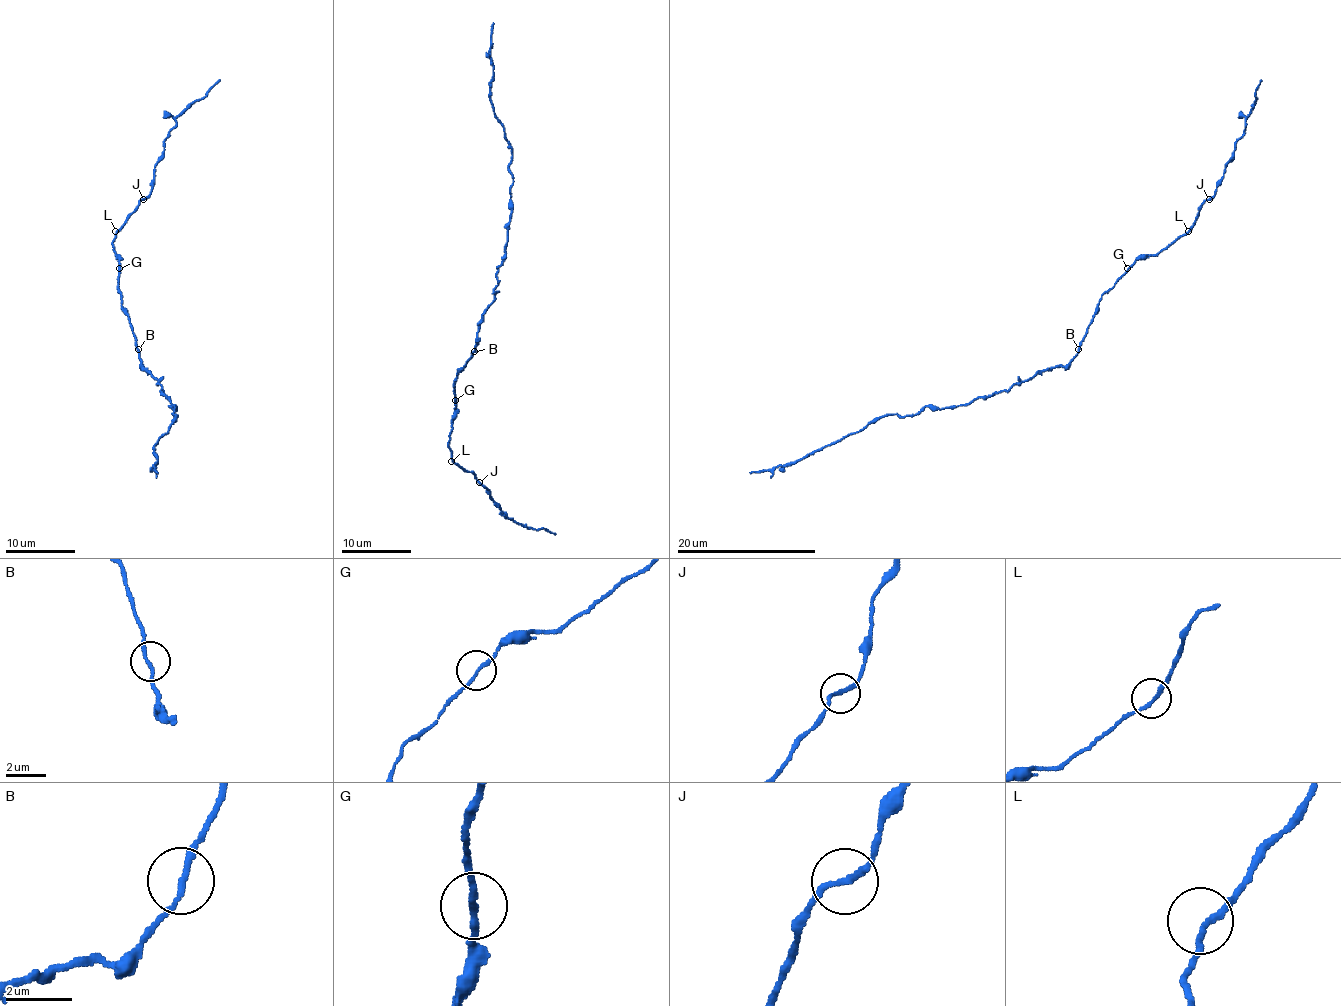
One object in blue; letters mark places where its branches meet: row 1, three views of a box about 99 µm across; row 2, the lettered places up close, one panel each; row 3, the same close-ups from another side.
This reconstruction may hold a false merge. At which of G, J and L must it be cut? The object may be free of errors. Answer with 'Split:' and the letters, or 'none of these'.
Split: none of these

